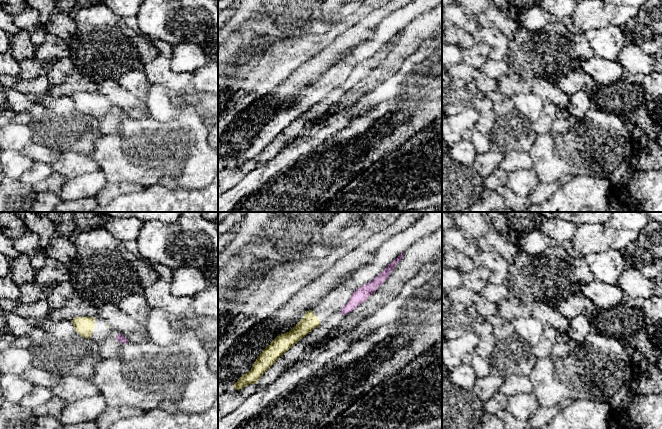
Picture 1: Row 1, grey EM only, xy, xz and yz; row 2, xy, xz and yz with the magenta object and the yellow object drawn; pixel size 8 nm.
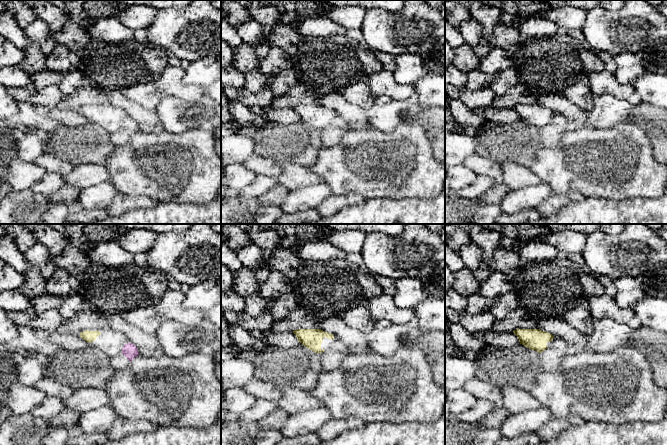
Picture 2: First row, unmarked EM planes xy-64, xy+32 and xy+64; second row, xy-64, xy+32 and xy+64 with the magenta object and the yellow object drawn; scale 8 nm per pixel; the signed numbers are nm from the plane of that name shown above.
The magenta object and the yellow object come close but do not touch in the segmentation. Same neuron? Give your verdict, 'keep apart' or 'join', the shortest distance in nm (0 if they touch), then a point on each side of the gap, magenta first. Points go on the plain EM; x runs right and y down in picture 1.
keep apart | 110 nm | xy (116, 113), (107, 103)

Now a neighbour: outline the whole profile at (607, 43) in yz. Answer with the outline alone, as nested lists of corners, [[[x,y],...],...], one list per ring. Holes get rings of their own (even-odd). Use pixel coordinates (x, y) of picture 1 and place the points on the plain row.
[[[607,26],[586,33],[594,56],[612,61],[616,60],[623,47],[627,44],[621,26]]]

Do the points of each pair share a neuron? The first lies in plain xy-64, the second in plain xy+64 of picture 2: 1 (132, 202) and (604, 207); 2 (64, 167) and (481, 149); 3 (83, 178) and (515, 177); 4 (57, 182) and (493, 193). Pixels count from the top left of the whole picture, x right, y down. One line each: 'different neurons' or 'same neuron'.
1: different neurons
2: different neurons
3: same neuron
4: different neurons

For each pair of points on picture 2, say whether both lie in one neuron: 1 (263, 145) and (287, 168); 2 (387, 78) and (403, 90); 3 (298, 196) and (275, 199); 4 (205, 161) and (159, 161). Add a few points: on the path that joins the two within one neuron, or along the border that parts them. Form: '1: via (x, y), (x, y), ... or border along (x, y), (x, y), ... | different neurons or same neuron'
1: border along (296, 162), (282, 163) | different neurons
2: via (390, 82), (399, 90) | same neuron
3: border along (289, 190), (286, 197), (278, 205) | different neurons
4: via (194, 161), (170, 161) | same neuron

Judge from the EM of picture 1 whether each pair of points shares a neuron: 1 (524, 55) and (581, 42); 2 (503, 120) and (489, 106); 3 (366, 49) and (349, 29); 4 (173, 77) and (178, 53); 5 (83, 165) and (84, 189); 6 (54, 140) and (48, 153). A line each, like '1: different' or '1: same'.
1: same
2: different
3: different
4: different
5: different
6: different

